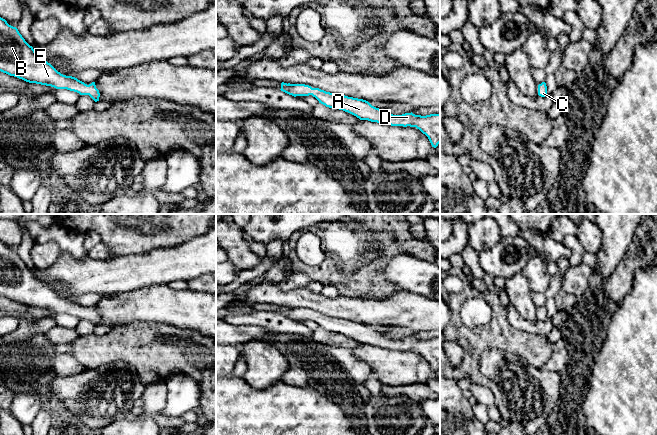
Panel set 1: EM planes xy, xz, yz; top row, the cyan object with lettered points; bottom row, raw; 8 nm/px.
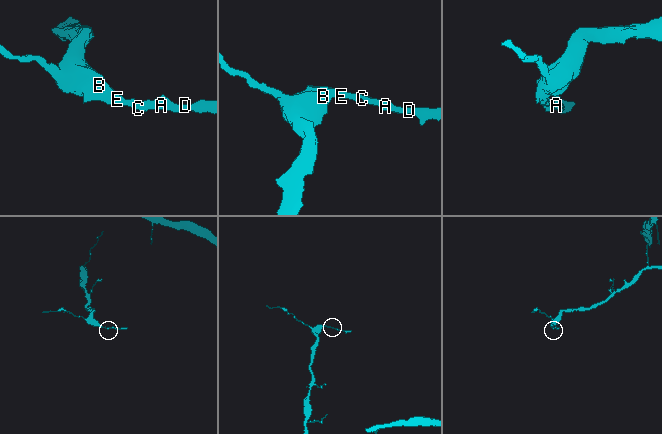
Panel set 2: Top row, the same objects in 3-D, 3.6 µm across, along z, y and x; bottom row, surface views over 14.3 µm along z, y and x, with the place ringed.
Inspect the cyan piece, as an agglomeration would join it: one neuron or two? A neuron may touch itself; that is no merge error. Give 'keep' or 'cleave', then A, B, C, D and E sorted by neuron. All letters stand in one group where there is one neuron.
keep; groups A B C D E

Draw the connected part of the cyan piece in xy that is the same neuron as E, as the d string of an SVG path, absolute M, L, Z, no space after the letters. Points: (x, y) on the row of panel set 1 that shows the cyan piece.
M0 17L0 71L29 83L67 89L89 95L95 102L100 93L95 82L87 85L72 76L58 72L50 63L37 55L16 27Z

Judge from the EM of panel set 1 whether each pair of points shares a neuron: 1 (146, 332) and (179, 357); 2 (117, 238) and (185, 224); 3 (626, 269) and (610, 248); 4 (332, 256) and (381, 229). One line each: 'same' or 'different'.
1: same
2: same
3: different
4: same

